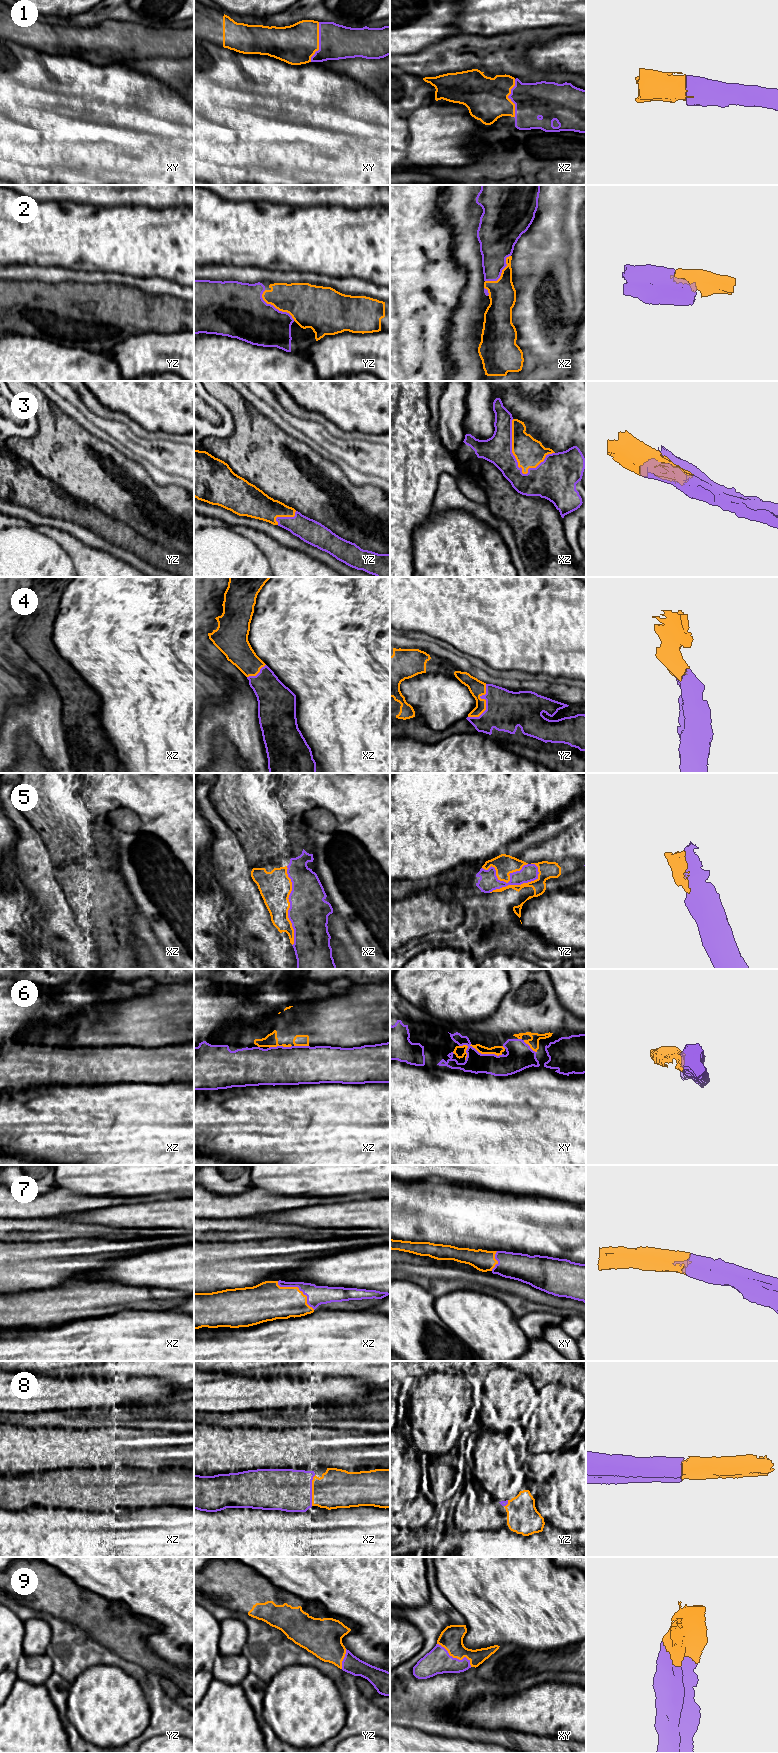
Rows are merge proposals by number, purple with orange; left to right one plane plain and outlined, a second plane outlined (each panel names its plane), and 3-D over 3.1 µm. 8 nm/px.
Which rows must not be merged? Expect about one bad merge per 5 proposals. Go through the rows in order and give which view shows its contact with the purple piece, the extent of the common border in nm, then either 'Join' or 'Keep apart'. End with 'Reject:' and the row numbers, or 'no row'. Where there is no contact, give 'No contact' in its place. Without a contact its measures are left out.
1: Touches purple in xy. Shared border 320 nm. Join
2: Touches purple in yz. Shared border 340 nm. Join
3: Touches purple in xz. Shared border 460 nm. Join
4: Touches purple in yz. Shared border 300 nm. Join
5: Touches purple in yz. Shared border 460 nm. Join
6: Touches purple in xy. Shared border 360 nm. Keep apart
7: Touches purple in xz. Shared border 380 nm. Join
8: Touches purple in xz. Shared border 260 nm. Join
9: Touches purple in xy. Shared border 340 nm. Join
Reject: 6

